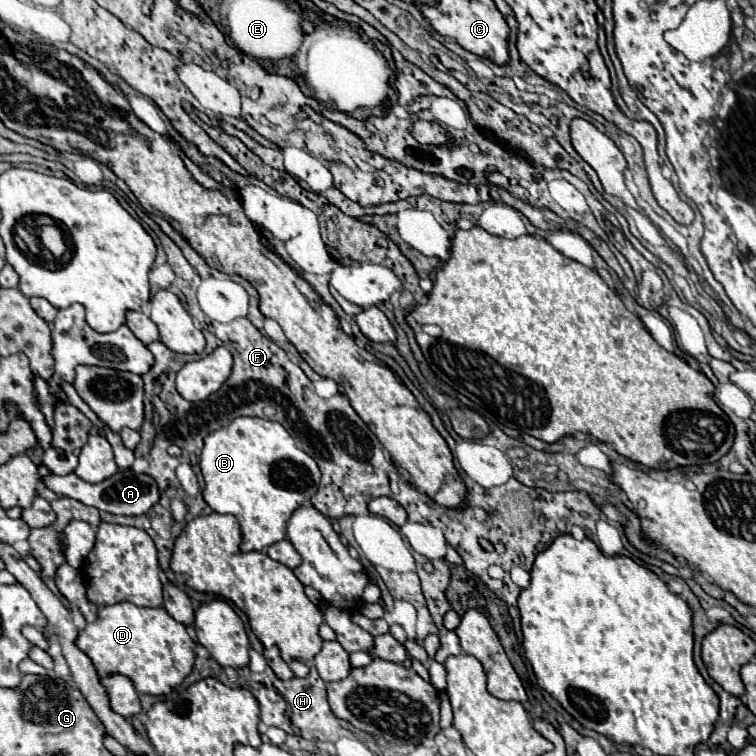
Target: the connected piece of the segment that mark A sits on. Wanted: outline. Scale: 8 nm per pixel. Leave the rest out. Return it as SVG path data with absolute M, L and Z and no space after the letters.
M40 464L40 478L42 482L54 490L60 496L66 498L74 498L86 506L98 508L102 512L110 512L110 514L120 514L120 516L142 516L146 514L154 504L158 504L162 492L158 488L158 482L148 476L148 474L134 474L132 470L118 470L114 476L98 482L98 484L86 484L82 478L78 478L76 474L66 474L66 476L56 476L50 474L44 464Z

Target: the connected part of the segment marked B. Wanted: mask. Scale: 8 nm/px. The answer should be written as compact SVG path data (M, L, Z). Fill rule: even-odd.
M236 418L232 424L210 432L204 438L200 468L206 484L202 490L206 504L218 514L232 514L238 518L242 526L242 552L264 550L270 544L280 542L286 536L286 522L292 512L310 500L320 484L320 470L316 462L294 444L294 438L282 424L266 418Z

